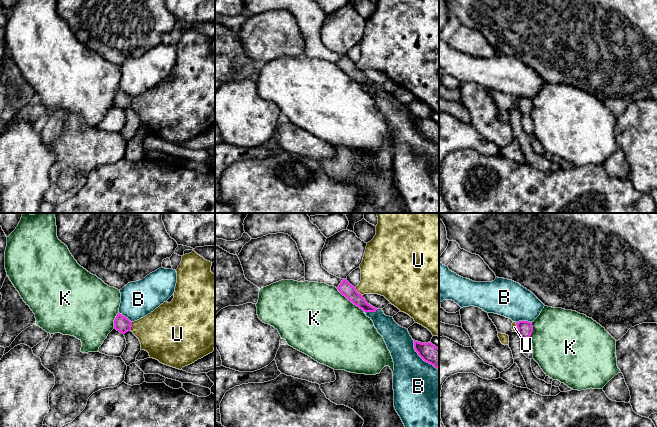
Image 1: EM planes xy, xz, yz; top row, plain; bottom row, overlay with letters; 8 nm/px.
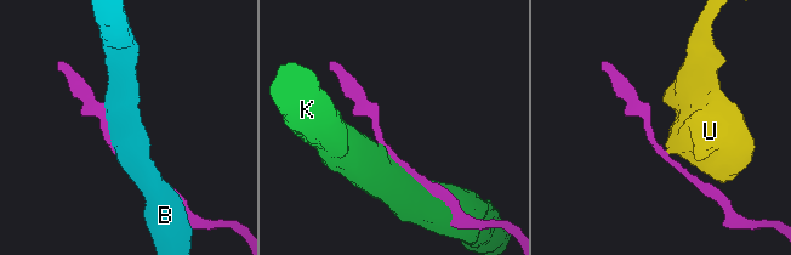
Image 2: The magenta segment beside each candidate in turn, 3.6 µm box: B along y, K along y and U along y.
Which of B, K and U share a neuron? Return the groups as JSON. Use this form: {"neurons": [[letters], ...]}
{"neurons": [["B"], ["K"], ["U"]]}

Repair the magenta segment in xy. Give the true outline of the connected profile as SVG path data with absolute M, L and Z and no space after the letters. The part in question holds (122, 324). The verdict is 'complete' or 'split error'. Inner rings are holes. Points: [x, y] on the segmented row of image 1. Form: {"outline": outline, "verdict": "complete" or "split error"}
{"outline": "M118 313L114 320L114 329L122 334L125 334L126 332L131 330L131 327L132 322L122 314Z", "verdict": "complete"}

